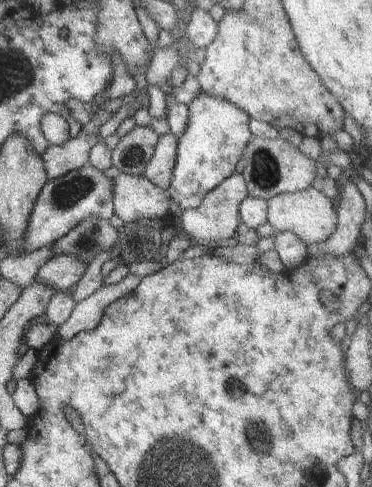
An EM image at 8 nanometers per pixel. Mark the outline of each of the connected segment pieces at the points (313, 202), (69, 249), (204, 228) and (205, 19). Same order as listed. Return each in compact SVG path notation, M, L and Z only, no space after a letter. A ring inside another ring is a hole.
M310 187L300 192L280 193L267 200L268 222L275 232L290 231L305 245L318 244L328 240L338 226L337 213L332 208L334 202L316 188Z
M90 216L50 245L50 259L56 256L76 256L76 260L88 266L101 252L110 252L116 238L118 246L116 225L111 221Z
M236 172L214 188L212 192L208 192L196 210L183 210L180 216L181 227L186 230L186 234L194 243L210 244L212 240L220 242L220 240L232 238L241 221L239 206L248 195L244 177Z
M193 5L189 15L190 21L186 23L182 37L188 40L190 48L195 51L198 48L206 48L218 34L218 23L209 12Z

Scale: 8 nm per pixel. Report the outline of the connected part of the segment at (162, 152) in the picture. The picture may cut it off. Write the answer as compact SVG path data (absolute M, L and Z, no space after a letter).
M168 133L159 136L154 154L146 165L144 176L153 182L160 190L170 188L172 171L174 170L177 157L177 146L179 138Z

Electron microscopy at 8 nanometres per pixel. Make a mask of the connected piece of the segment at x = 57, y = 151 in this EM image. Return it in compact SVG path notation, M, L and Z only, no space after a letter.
M80 132L62 145L49 145L41 154L48 179L60 178L89 164L92 147L98 144L94 134Z

